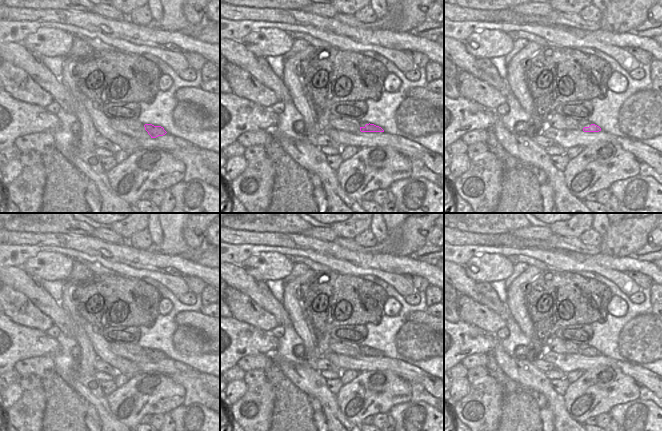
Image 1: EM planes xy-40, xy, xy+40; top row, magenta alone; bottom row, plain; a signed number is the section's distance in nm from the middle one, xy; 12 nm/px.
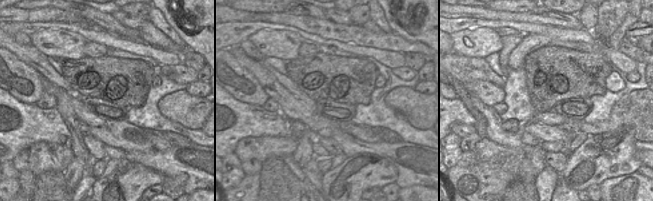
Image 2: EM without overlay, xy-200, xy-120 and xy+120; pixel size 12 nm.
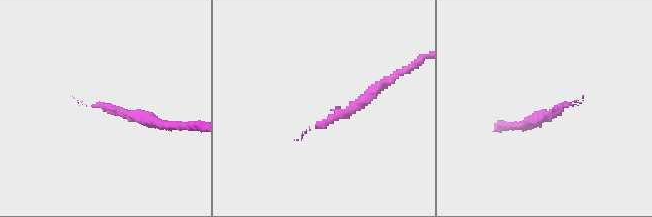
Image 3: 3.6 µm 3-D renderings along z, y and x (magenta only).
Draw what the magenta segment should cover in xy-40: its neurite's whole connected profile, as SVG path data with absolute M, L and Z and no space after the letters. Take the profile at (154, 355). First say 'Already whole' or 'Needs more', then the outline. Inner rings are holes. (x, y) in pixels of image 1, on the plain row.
Already whole. M145 348L144 351L145 351L145 354L148 356L148 358L151 360L151 362L163 360L167 357L164 354L164 352L161 350L154 350L152 348Z

